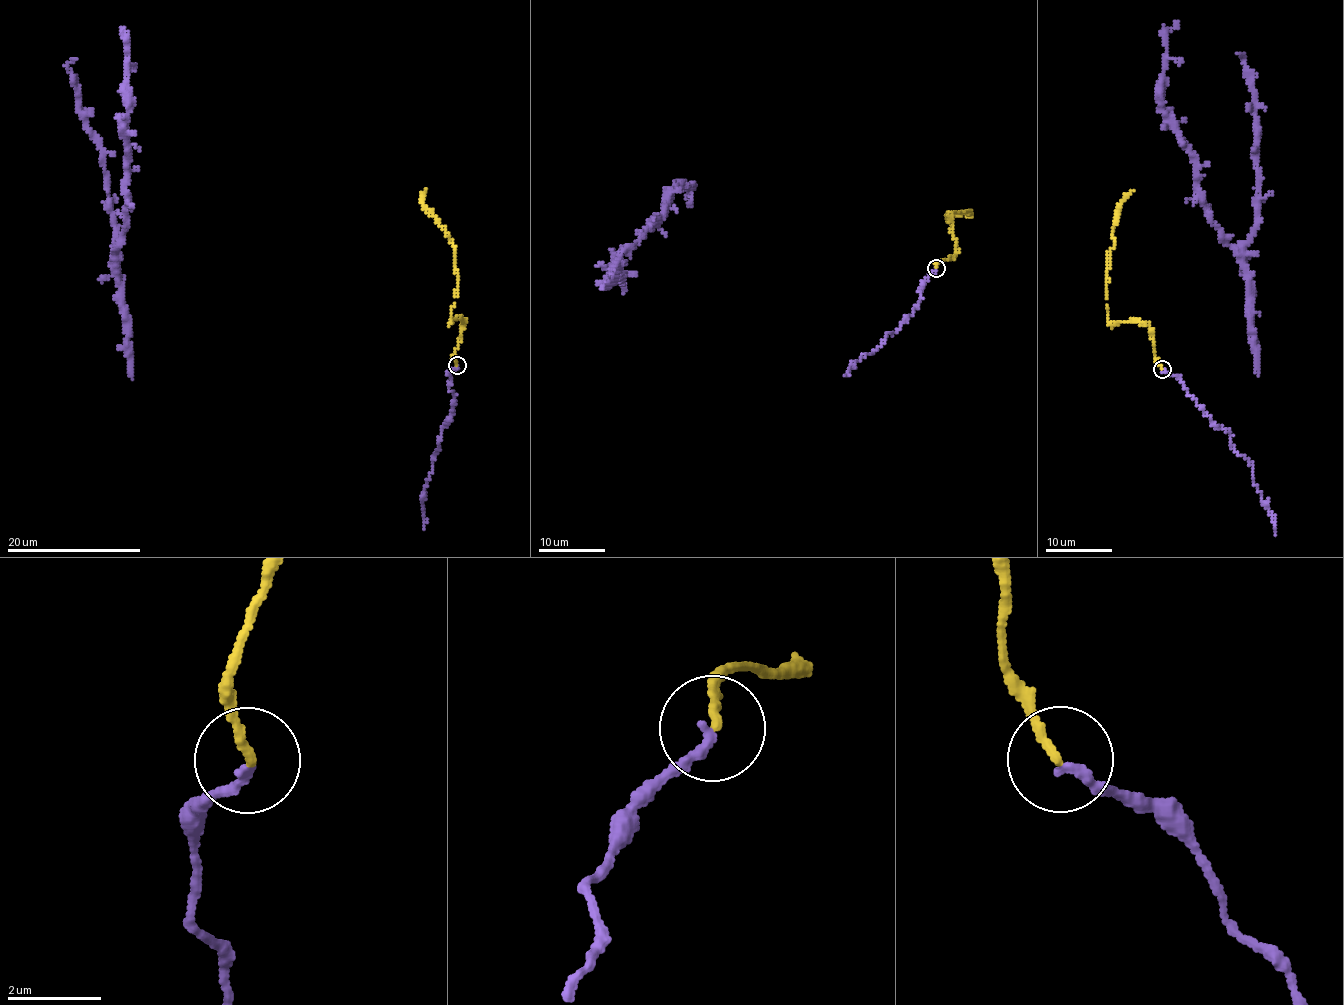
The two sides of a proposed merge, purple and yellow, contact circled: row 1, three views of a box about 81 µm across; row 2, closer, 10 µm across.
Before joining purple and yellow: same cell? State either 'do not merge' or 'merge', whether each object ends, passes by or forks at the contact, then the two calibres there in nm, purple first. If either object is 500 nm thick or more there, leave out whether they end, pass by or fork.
merge; purple ends there; yellow ends there; 200 nm thick on the purple side, 200 nm on the other

